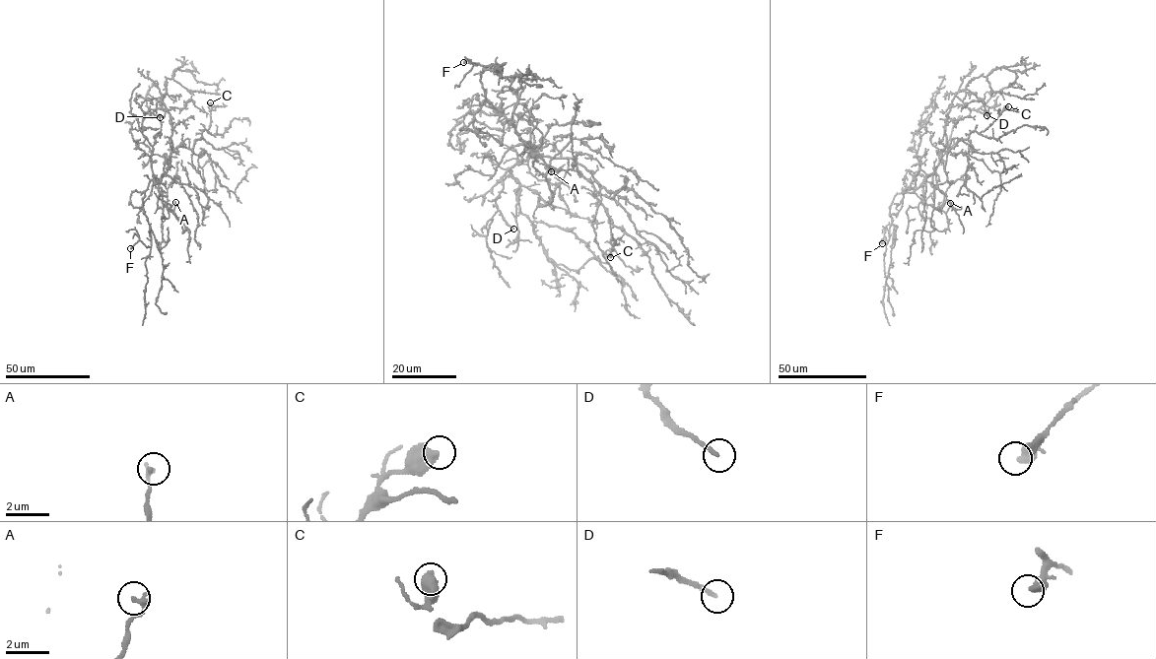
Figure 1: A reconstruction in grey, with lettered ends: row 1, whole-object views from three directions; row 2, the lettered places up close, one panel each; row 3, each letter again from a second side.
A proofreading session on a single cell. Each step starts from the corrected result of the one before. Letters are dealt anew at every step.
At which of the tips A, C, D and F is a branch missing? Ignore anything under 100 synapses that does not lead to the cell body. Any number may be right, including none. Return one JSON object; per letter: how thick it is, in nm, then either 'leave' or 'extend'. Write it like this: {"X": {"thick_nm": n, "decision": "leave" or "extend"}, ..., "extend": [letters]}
{"A": {"thick_nm": 220, "decision": "leave"}, "C": {"thick_nm": 600, "decision": "leave"}, "D": {"thick_nm": 180, "decision": "leave"}, "F": {"thick_nm": 340, "decision": "leave"}, "extend": []}

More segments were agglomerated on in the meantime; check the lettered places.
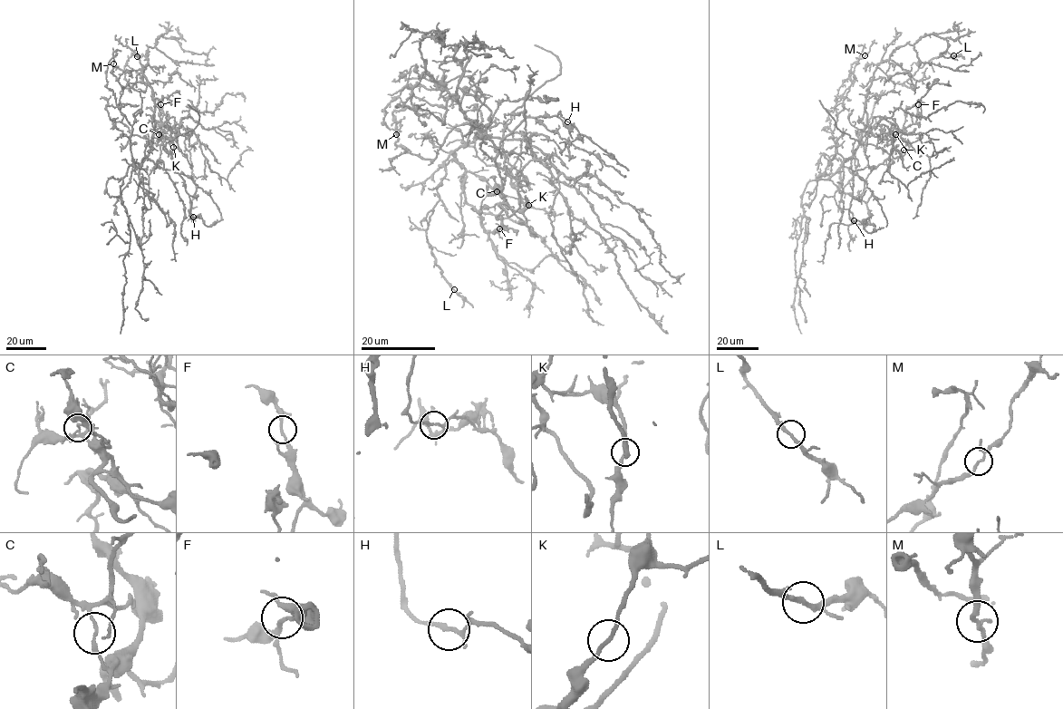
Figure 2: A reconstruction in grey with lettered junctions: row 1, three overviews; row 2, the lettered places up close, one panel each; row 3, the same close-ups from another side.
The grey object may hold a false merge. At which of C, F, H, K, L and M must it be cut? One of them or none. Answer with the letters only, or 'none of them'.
C

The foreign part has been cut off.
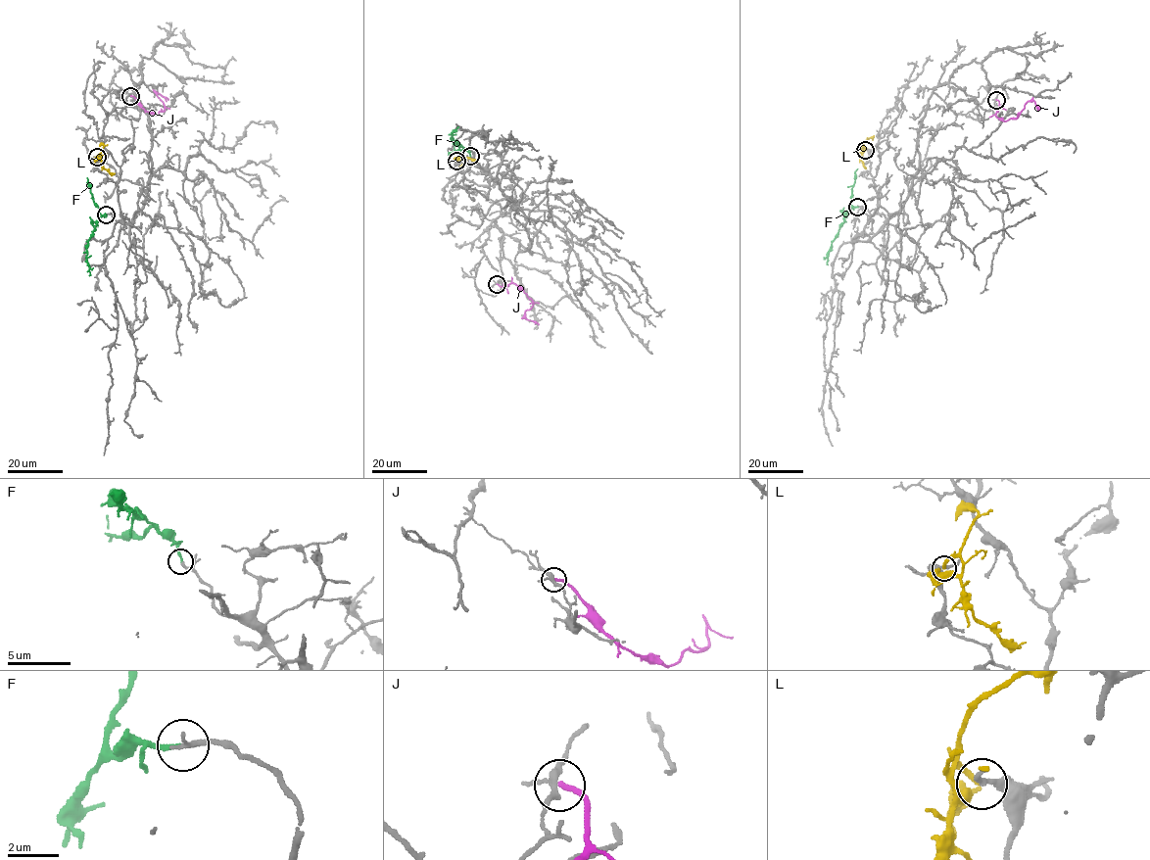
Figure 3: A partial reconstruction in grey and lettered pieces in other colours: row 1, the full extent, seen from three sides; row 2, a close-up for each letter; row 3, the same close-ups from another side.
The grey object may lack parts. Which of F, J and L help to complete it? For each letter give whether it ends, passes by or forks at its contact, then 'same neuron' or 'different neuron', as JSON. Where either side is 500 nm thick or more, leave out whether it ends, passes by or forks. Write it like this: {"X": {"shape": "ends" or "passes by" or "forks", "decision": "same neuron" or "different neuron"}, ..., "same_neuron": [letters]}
{"F": {"shape": "ends", "decision": "same neuron"}, "J": {"shape": "ends", "decision": "different neuron"}, "L": {"shape": "ends", "decision": "different neuron"}, "same_neuron": ["F"]}

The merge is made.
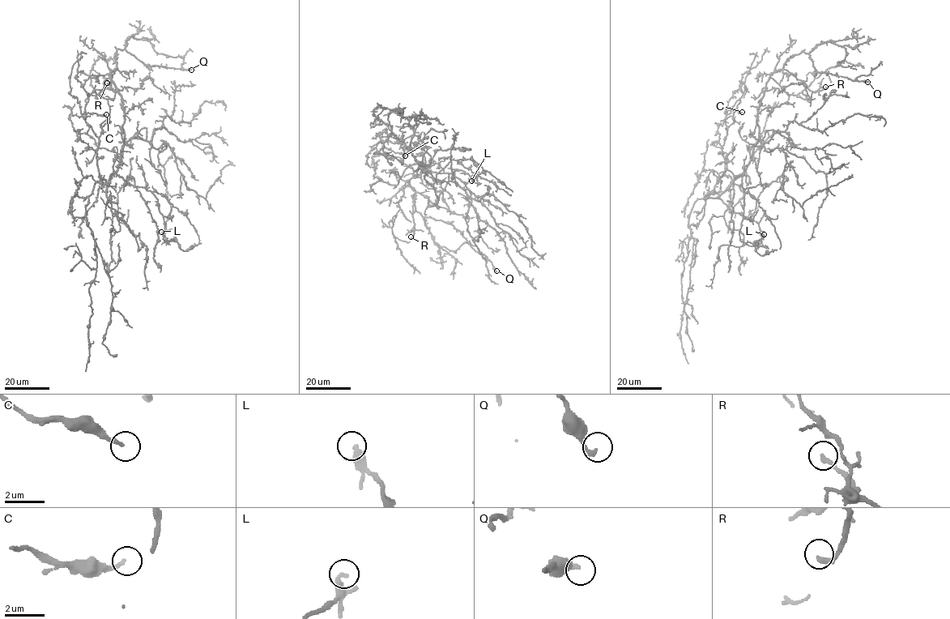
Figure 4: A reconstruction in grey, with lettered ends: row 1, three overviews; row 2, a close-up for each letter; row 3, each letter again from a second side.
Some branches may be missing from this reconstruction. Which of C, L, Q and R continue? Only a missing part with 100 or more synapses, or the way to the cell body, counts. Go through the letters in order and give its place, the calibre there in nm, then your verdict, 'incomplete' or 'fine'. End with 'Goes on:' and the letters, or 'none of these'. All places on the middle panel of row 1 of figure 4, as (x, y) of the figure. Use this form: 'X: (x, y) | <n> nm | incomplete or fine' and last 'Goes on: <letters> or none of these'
C: (405, 155) | 170 nm | fine
L: (471, 181) | 320 nm | fine
Q: (496, 271) | 200 nm | fine
R: (411, 236) | 240 nm | fine
Goes on: none of these

